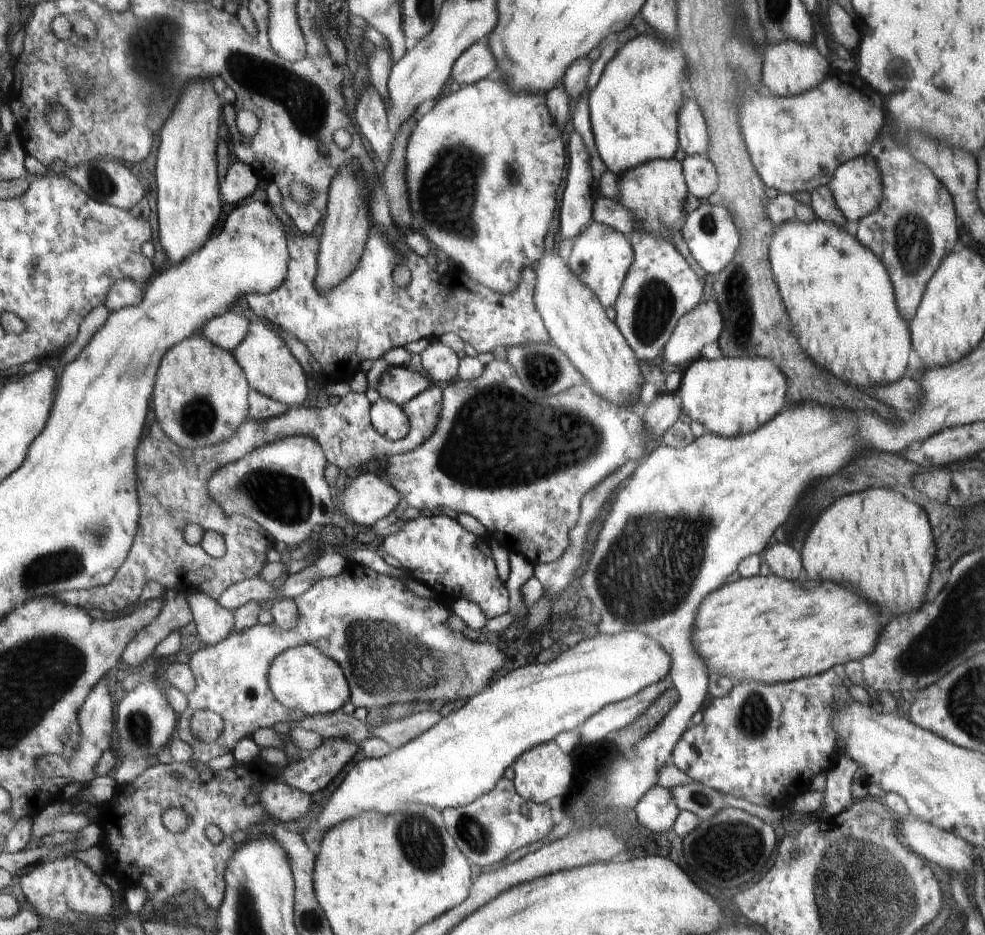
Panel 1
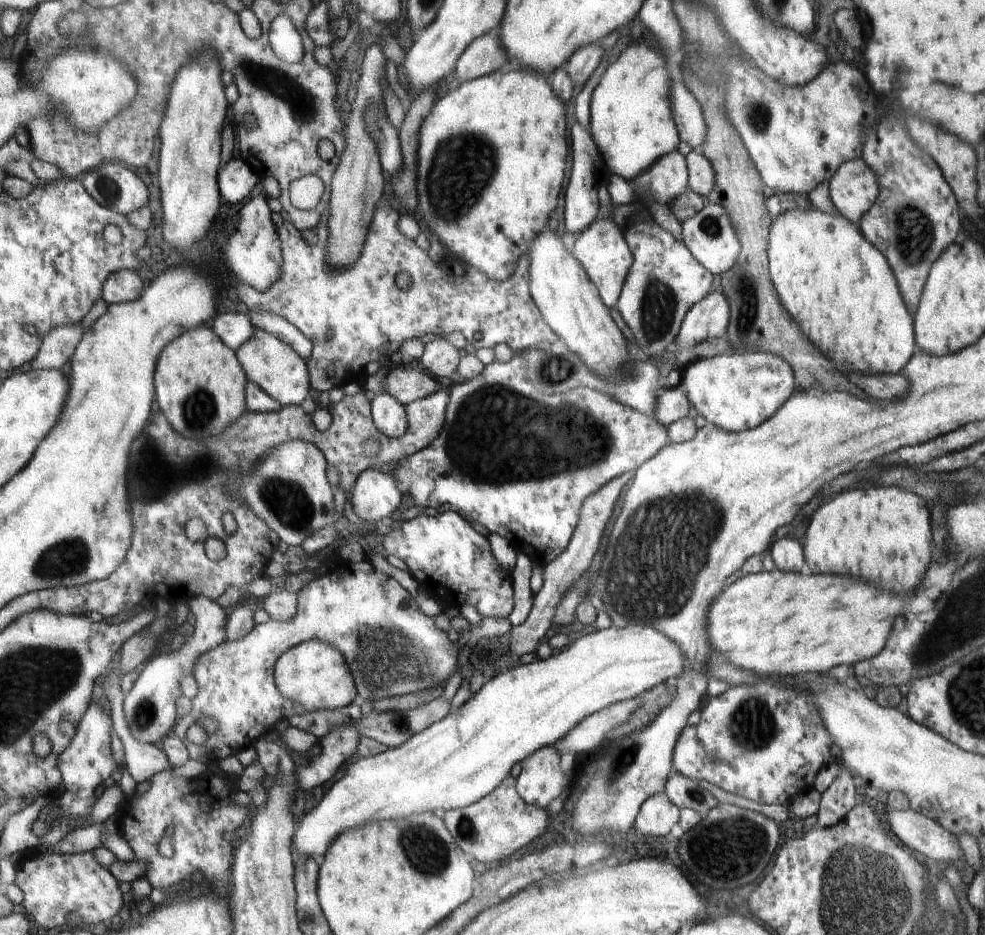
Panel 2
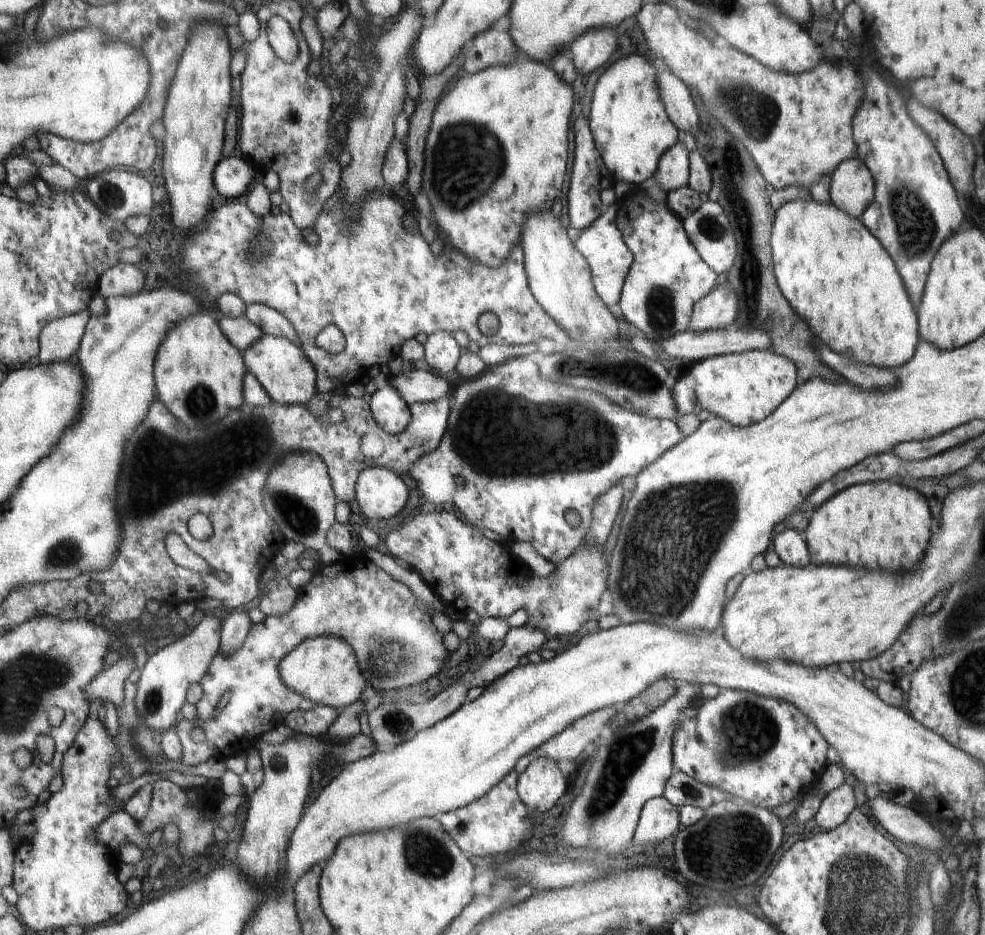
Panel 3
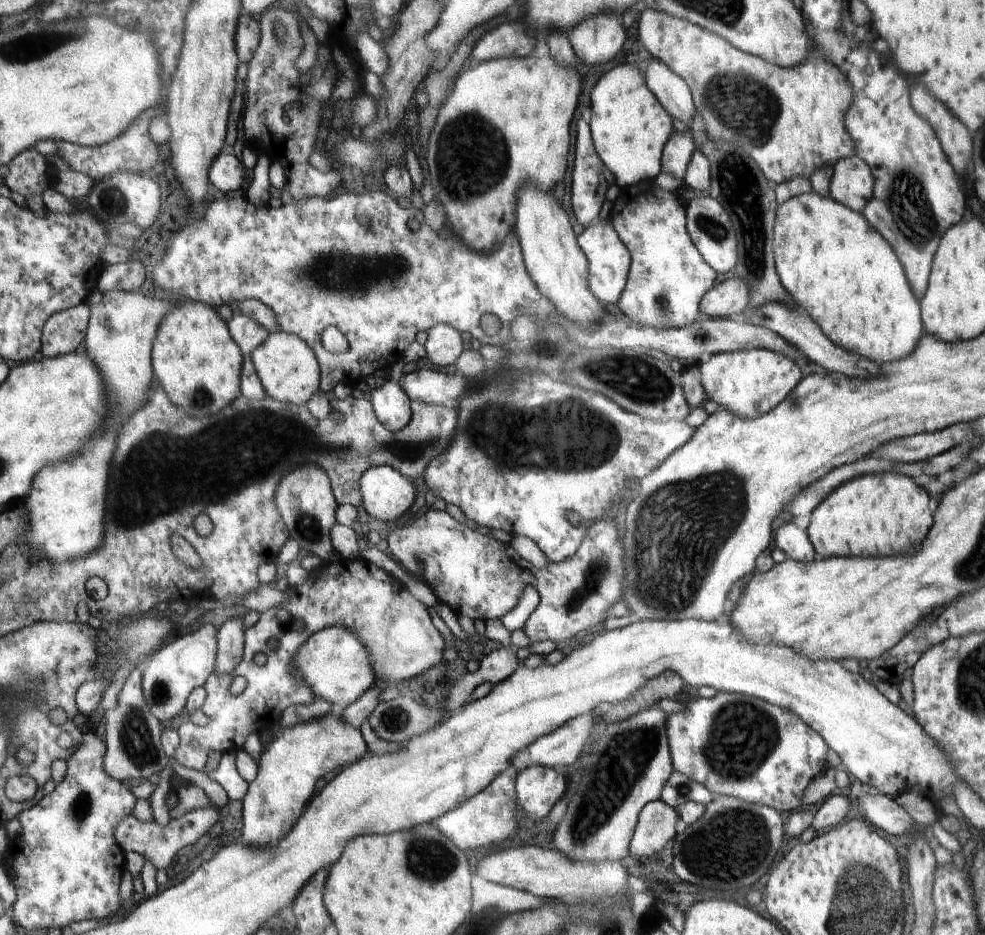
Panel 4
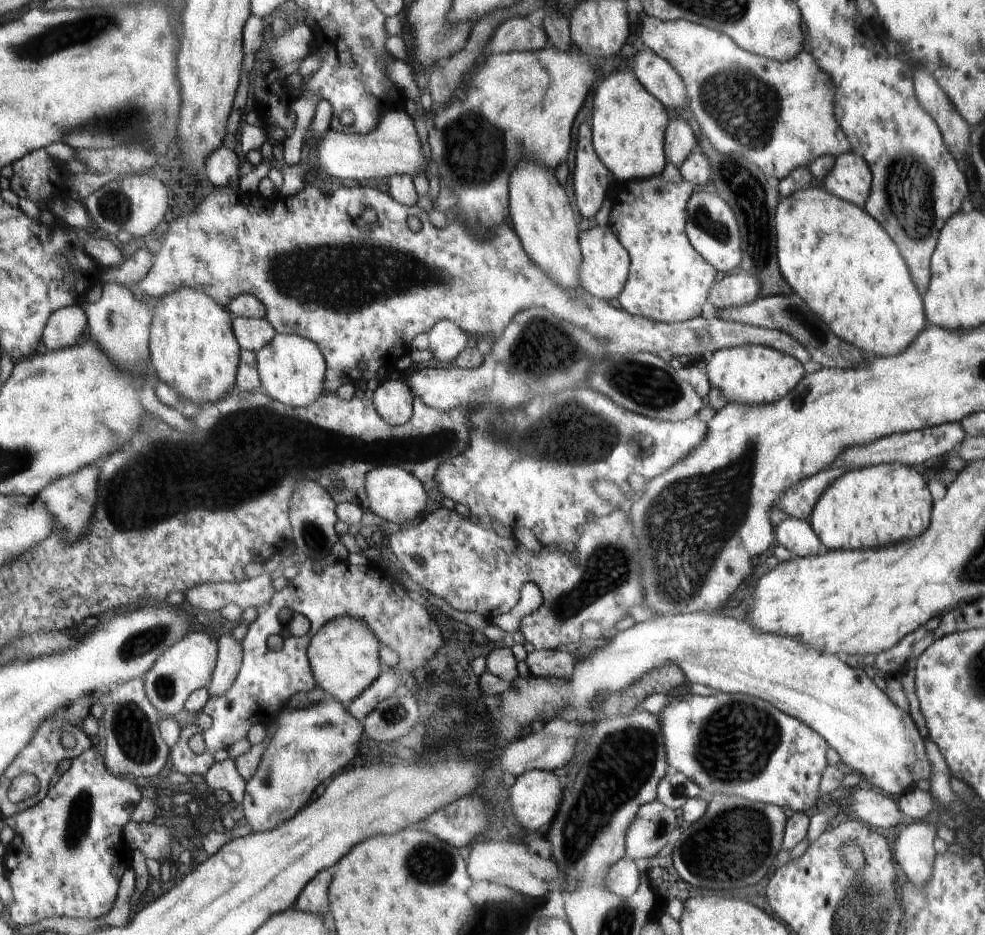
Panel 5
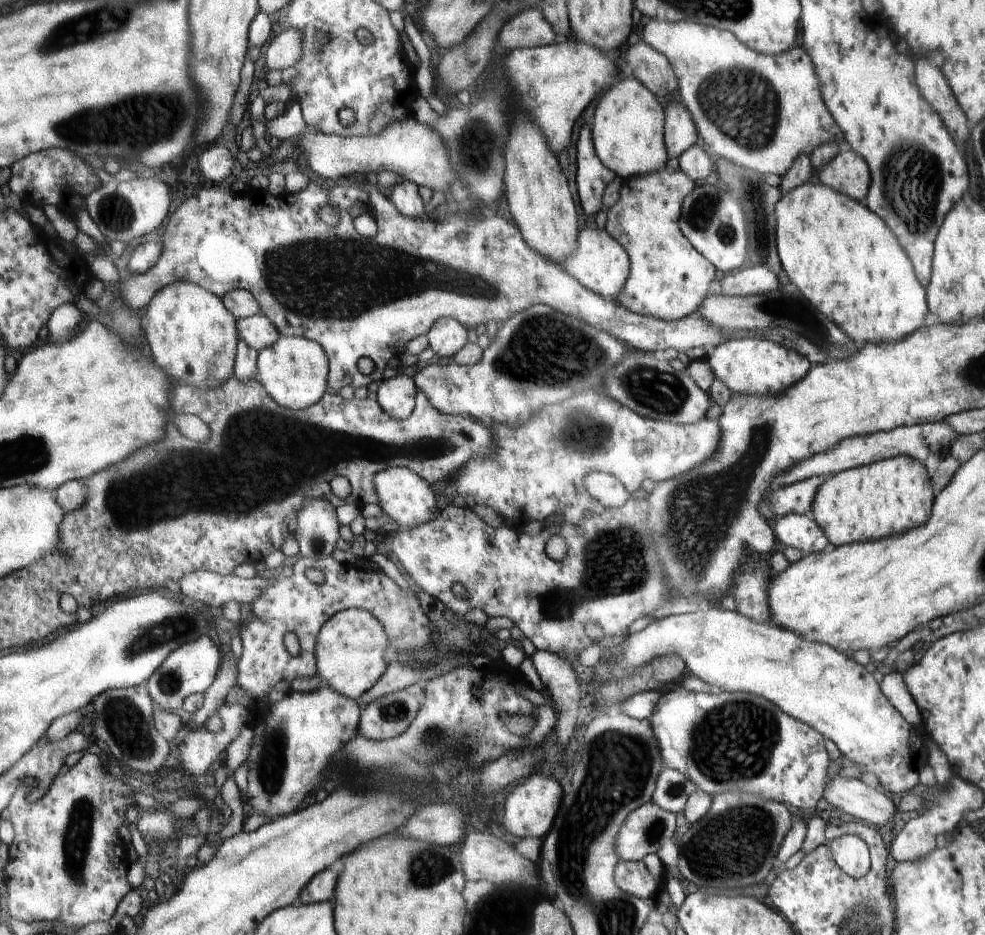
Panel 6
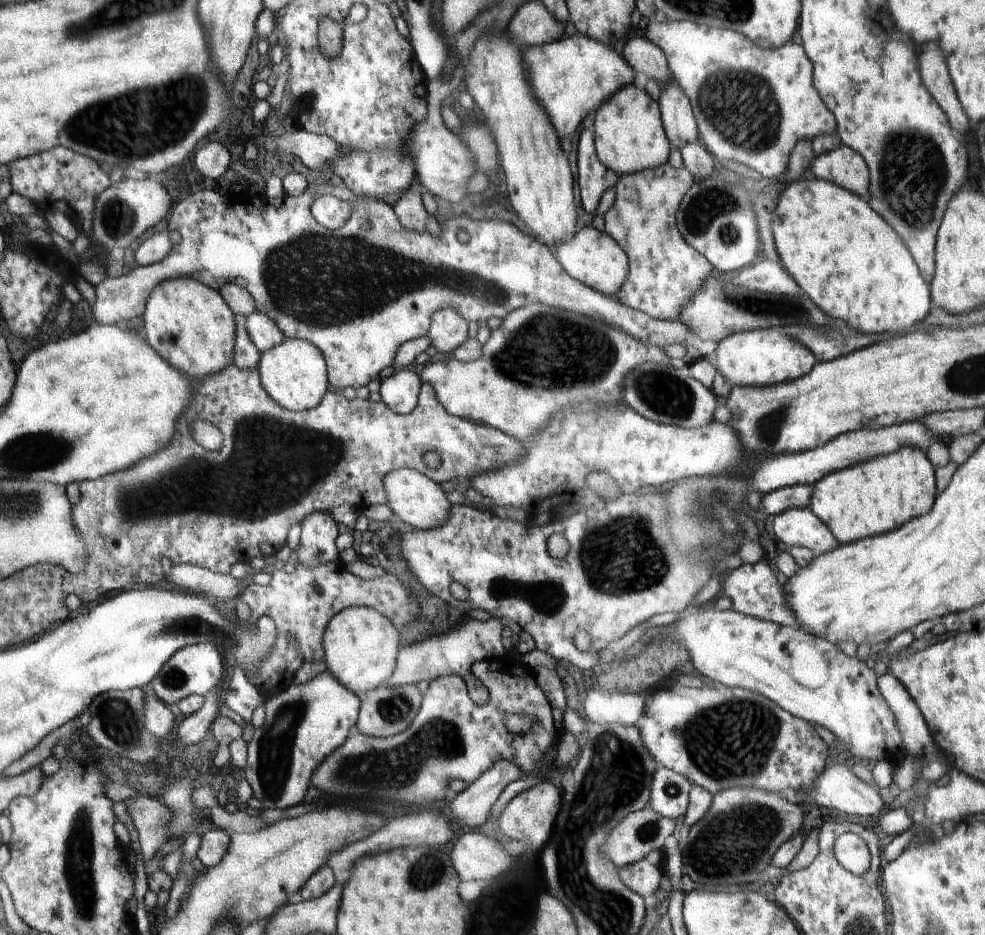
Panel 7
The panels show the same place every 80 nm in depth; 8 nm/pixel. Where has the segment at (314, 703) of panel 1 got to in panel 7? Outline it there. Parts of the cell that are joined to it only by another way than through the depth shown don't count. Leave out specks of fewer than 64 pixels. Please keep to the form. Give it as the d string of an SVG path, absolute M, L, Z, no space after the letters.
M370 607L342 609L326 628L323 661L329 674L340 680L350 692L360 698L393 676L401 650L398 635L394 622L376 609Z

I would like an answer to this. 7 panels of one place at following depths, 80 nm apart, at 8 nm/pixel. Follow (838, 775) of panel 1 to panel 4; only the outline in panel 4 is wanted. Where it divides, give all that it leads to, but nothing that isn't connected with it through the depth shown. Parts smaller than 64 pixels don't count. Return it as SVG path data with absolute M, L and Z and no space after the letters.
M837 790L835 793L824 798L822 806L815 812L811 825L816 832L821 832L822 828L828 826L840 826L846 816L850 806L847 790Z

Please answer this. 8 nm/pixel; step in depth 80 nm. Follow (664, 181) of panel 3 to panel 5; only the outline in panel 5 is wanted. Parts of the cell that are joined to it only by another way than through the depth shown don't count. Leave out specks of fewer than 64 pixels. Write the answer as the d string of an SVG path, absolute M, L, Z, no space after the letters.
M681 113L682 118L678 120L669 120L669 128L665 130L665 155L674 164L680 168L683 160L698 147L698 140L694 137L690 126L687 124L687 114Z

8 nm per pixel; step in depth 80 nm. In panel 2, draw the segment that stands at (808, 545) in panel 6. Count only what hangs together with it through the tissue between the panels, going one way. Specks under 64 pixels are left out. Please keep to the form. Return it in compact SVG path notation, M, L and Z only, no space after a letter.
M785 537L774 541L774 550L767 552L772 557L774 566L779 571L795 572L807 575L809 570L804 558L803 546L800 541Z

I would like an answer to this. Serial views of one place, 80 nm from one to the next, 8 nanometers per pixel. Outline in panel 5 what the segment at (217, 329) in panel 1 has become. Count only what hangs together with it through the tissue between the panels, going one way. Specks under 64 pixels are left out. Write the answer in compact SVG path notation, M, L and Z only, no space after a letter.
M236 317L233 330L242 351L257 351L264 348L278 333L267 319Z

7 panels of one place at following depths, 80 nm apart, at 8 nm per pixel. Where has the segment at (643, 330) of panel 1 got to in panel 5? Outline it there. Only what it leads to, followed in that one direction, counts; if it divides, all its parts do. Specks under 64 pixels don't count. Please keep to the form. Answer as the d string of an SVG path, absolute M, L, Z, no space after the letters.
M656 175L618 183L615 191L607 225L613 229L629 254L628 280L615 304L631 315L640 315L654 322L677 323L700 317L702 306L709 300L716 282L717 270L694 250L685 233L687 202L692 196L690 183L682 177L678 183L667 182L662 175Z

